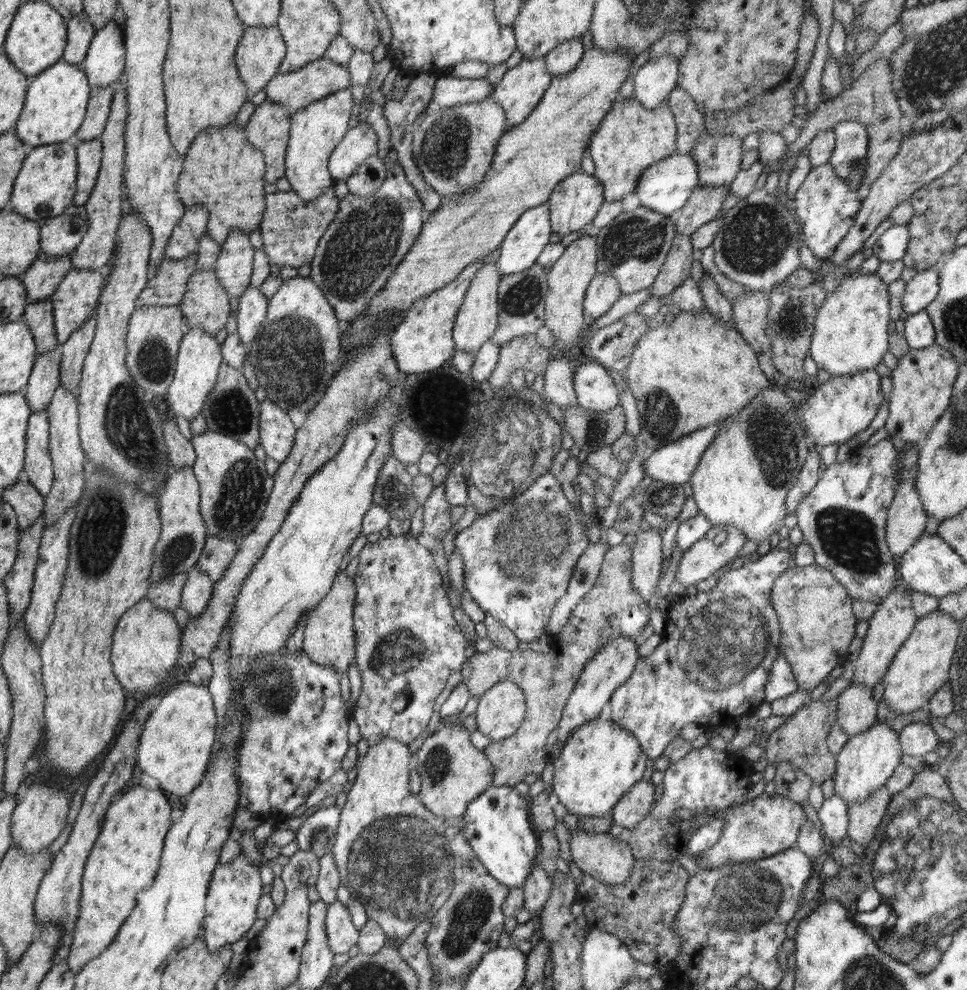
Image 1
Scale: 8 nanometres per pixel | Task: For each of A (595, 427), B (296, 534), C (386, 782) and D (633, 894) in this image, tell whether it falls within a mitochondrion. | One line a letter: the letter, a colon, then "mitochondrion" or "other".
A: mitochondrion
B: other
C: other
D: other

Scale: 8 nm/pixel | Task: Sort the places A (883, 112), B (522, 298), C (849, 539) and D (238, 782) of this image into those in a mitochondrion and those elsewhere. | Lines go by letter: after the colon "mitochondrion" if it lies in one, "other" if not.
A: mitochondrion
B: mitochondrion
C: mitochondrion
D: other

